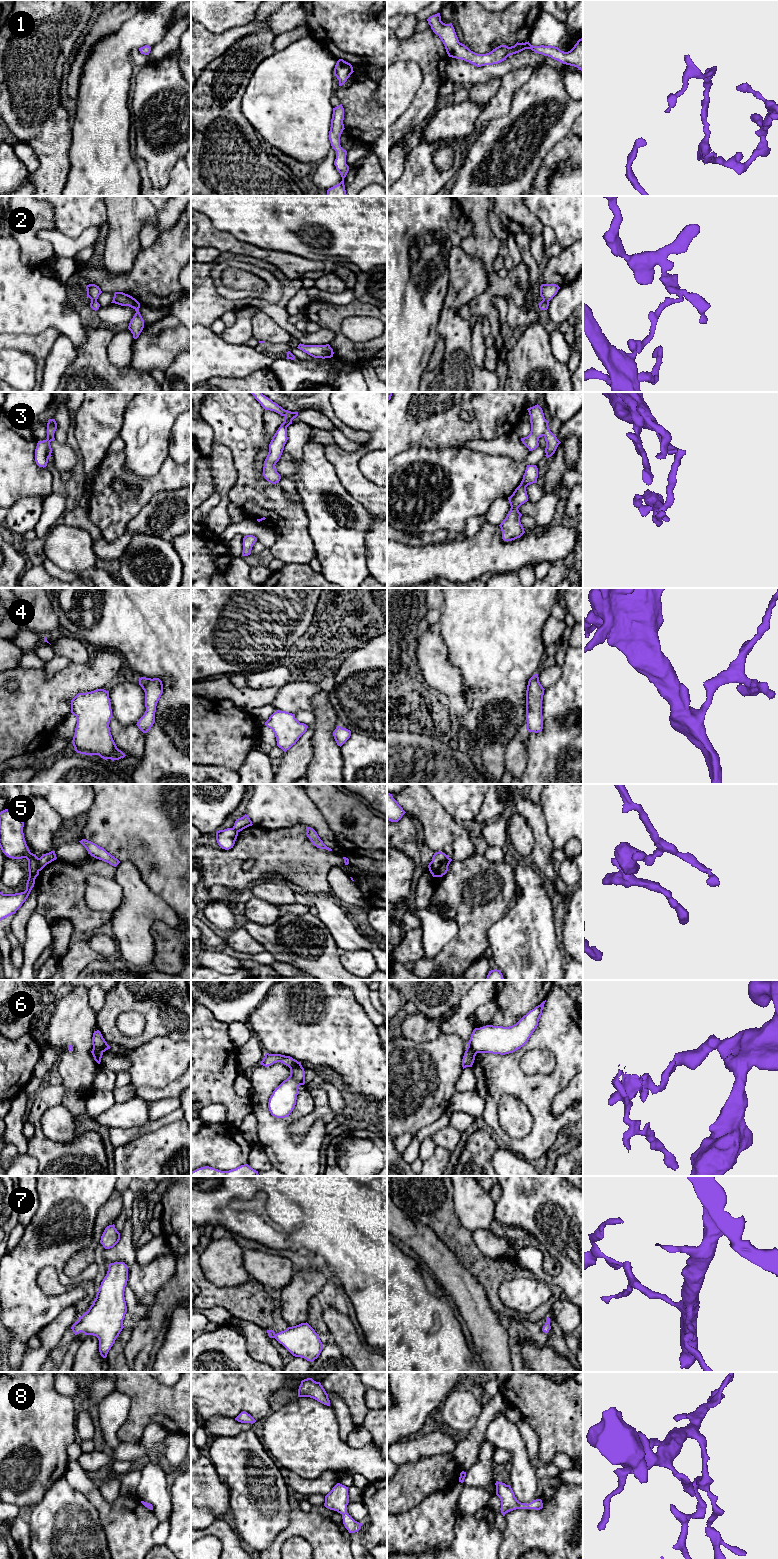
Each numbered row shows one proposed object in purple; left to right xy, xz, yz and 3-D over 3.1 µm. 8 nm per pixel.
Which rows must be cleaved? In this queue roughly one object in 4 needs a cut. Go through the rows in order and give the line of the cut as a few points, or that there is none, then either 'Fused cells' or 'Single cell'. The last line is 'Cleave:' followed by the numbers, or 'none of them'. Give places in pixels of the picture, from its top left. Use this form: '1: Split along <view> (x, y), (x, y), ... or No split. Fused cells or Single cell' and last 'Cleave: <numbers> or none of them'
1: No split. Single cell
2: Split along xy (96, 299), (91, 301). Fused cells
3: No split. Single cell
4: No split. Single cell
5: Split along xy (38, 858), (39, 870). Fused cells
6: Split along xz (300, 1064), (290, 1068). Fused cells
7: No split. Single cell
8: No split. Single cell
Cleave: 2, 5, 6

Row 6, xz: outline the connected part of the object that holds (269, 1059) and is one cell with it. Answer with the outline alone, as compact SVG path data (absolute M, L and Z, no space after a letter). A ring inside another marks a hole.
M269 1053L265 1054L265 1057L263 1058L260 1064L265 1067L268 1067L277 1062L281 1062L284 1065L288 1066L289 1068L301 1065L300 1062L298 1062L297 1060L293 1059L290 1056L285 1056L281 1054L269 1054Z

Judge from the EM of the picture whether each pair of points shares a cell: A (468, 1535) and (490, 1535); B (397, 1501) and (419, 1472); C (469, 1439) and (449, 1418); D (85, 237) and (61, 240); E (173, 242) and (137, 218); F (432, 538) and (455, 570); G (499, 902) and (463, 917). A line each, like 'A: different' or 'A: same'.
A: same
B: same
C: different
D: same
E: different
F: different
G: same

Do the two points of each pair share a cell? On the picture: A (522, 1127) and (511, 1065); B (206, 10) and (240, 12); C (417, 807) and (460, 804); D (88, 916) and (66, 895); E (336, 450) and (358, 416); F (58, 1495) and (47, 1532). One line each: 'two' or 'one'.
A: two
B: one
C: two
D: one
E: one
F: one

